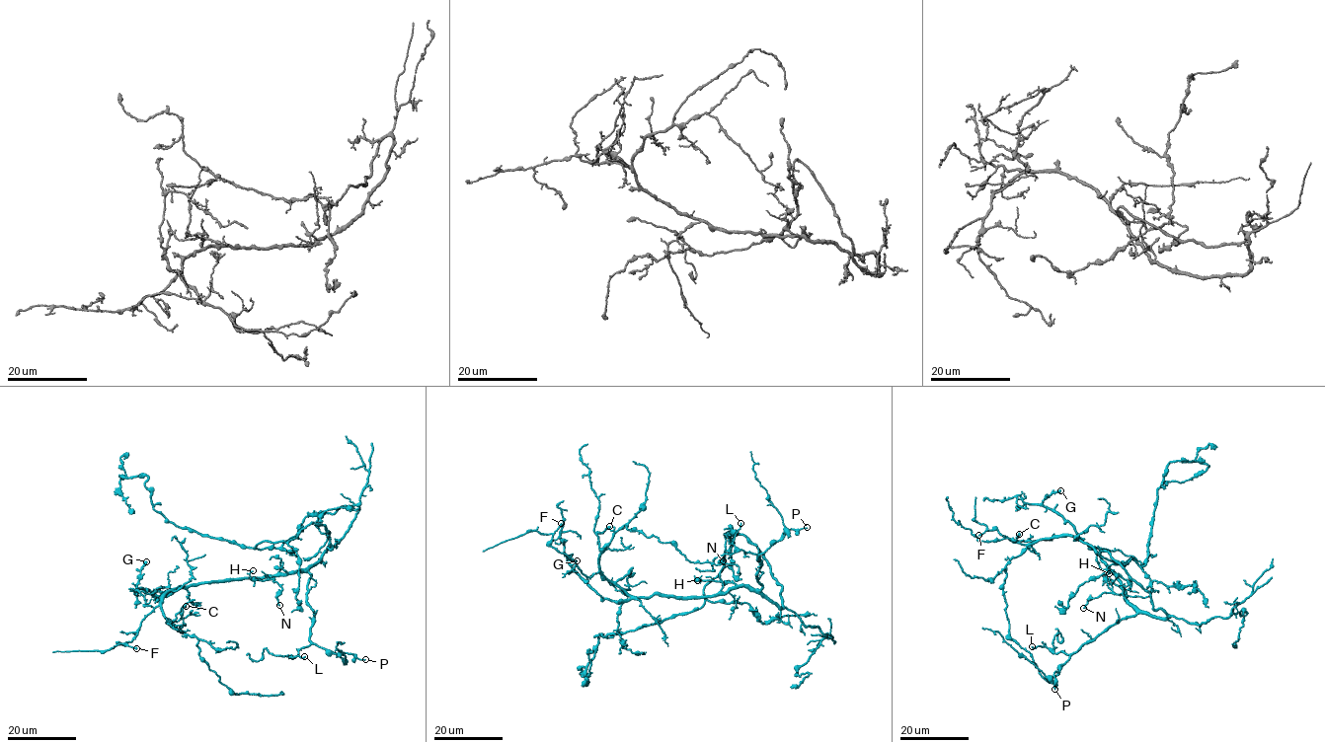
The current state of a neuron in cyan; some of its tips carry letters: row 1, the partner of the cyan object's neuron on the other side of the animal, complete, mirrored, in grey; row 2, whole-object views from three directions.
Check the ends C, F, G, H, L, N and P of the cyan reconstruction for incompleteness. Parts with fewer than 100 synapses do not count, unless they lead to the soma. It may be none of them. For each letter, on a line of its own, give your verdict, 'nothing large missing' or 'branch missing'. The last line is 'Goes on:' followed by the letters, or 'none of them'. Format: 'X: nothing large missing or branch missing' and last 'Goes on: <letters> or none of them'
C: nothing large missing
F: nothing large missing
G: nothing large missing
H: nothing large missing
L: nothing large missing
N: nothing large missing
P: nothing large missing
Goes on: none of them

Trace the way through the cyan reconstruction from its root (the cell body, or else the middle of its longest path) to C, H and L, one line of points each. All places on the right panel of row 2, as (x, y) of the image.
C: (1164, 612), (1164, 618), (1129, 603), (1097, 551), (1082, 541), (1062, 535), (1014, 542), (1019, 534)
H: (1164, 612), (1167, 616), (1164, 618), (1138, 611), (1126, 594), (1117, 594), (1109, 588), (1106, 579), (1109, 573)
L: (1164, 612), (1167, 616), (1164, 619), (1141, 613), (1119, 620), (1074, 653), (1056, 653), (1046, 646), (1032, 646)

